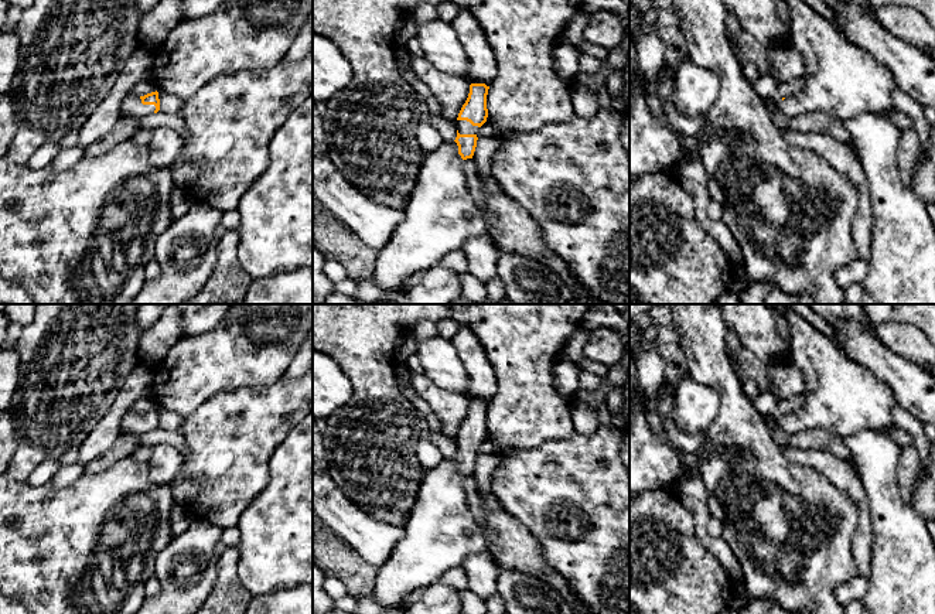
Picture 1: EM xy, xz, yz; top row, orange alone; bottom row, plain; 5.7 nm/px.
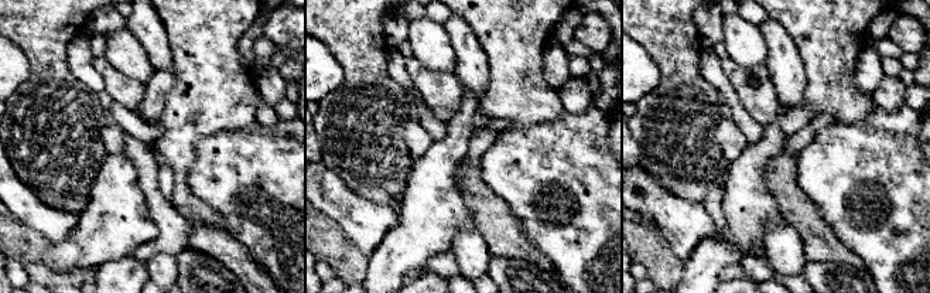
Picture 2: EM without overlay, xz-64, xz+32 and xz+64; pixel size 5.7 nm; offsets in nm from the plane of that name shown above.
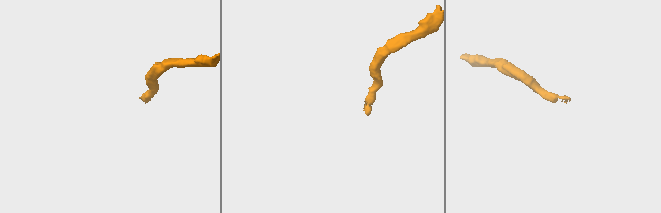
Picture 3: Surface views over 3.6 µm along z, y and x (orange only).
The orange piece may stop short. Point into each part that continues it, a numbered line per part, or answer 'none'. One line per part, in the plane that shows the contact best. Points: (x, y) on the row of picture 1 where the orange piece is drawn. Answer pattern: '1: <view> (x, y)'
1: xy (130, 106)

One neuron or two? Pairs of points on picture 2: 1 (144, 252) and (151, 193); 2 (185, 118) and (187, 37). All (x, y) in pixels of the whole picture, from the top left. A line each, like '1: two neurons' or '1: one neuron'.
1: one neuron
2: one neuron

